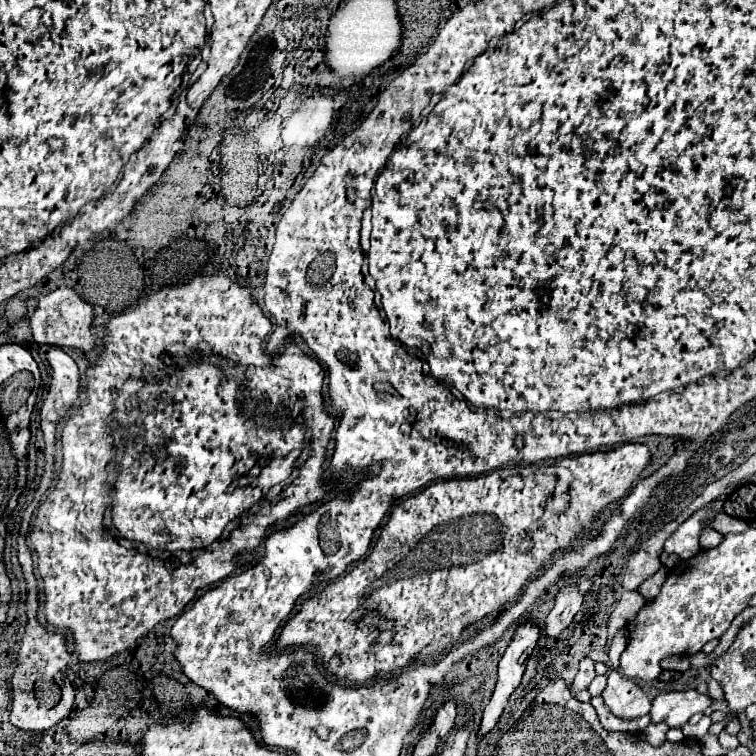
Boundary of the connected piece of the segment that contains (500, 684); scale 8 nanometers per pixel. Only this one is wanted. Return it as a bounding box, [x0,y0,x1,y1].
[478,622,540,738]

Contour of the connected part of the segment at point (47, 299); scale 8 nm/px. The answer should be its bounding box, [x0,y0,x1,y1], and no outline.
[30,288,102,352]

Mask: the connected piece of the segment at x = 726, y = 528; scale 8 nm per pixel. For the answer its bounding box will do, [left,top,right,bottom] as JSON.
[712,514,750,534]

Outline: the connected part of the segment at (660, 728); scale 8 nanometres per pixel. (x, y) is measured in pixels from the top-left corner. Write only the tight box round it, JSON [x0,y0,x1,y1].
[640,723,669,747]

